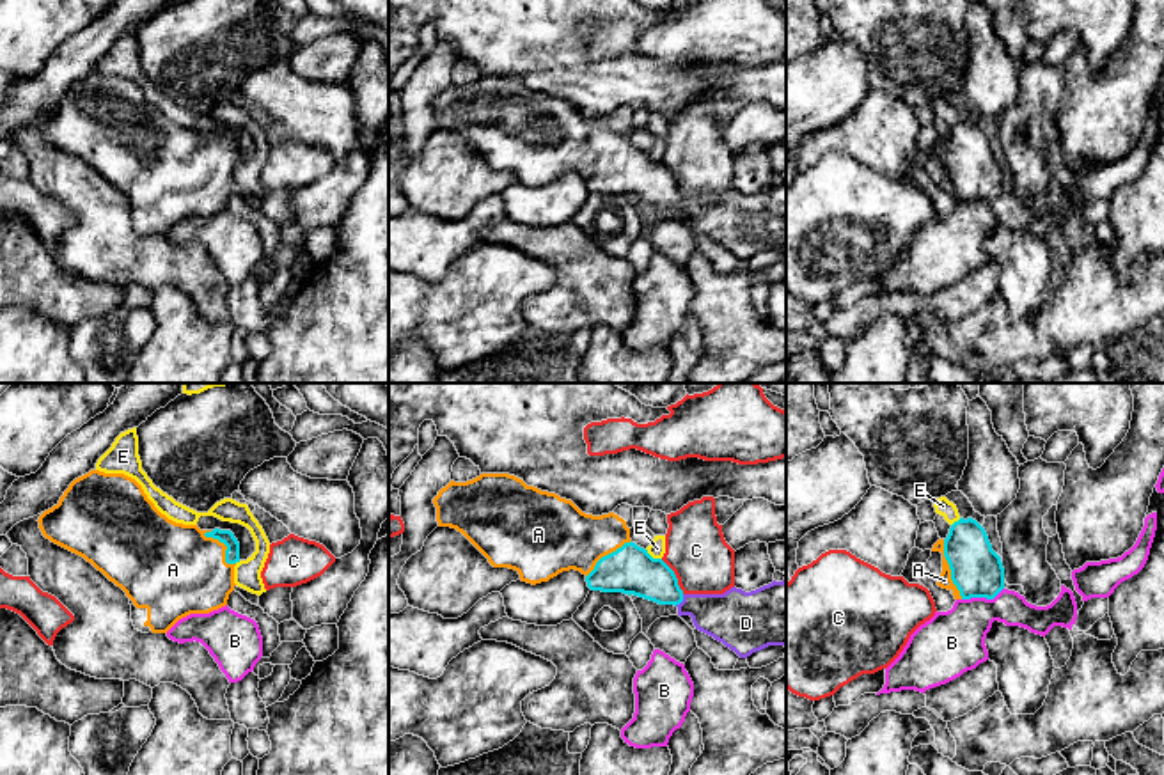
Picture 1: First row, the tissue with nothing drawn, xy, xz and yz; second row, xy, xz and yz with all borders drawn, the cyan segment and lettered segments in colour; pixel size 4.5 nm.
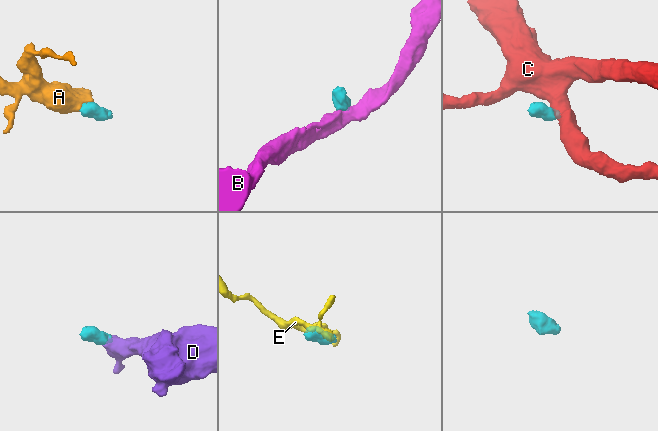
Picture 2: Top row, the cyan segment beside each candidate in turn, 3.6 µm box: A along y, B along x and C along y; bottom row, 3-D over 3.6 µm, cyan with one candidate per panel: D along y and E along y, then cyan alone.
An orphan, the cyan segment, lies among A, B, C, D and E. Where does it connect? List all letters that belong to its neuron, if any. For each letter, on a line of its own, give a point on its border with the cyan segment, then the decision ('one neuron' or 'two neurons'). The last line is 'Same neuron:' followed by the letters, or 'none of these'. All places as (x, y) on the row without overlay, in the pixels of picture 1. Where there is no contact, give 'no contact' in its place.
A: meets cyan in yz at (950, 171); one neuron
B: meets cyan in yz at (982, 199); two neurons
C: meets cyan in xz at (675, 180); two neurons
D: meets cyan in xz at (680, 204); one neuron
E: meets cyan in xz at (652, 160); two neurons
Same neuron: A, D

